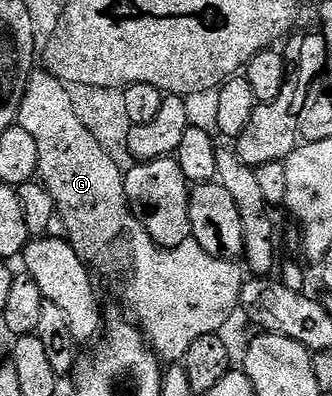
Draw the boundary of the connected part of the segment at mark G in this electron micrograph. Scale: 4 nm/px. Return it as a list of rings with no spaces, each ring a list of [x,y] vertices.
[[[44,68],[34,69],[23,92],[23,104],[17,113],[16,125],[22,126],[33,137],[35,144],[39,144],[39,181],[47,188],[51,200],[57,206],[59,226],[61,222],[65,229],[64,237],[86,266],[94,271],[102,270],[105,274],[118,274],[121,277],[121,298],[129,309],[128,317],[144,334],[145,341],[162,363],[184,363],[187,348],[191,348],[191,344],[195,344],[199,336],[224,331],[229,317],[233,313],[236,315],[239,310],[241,289],[247,281],[242,267],[236,261],[216,258],[203,252],[203,248],[199,248],[199,244],[192,240],[170,250],[153,243],[143,224],[139,224],[139,220],[129,209],[125,175],[122,167],[117,167],[118,159],[105,151],[99,140],[95,140],[95,136],[87,132],[87,128],[83,128],[83,122],[79,120],[79,116],[75,116],[75,104],[71,104],[69,87],[65,83]]]

